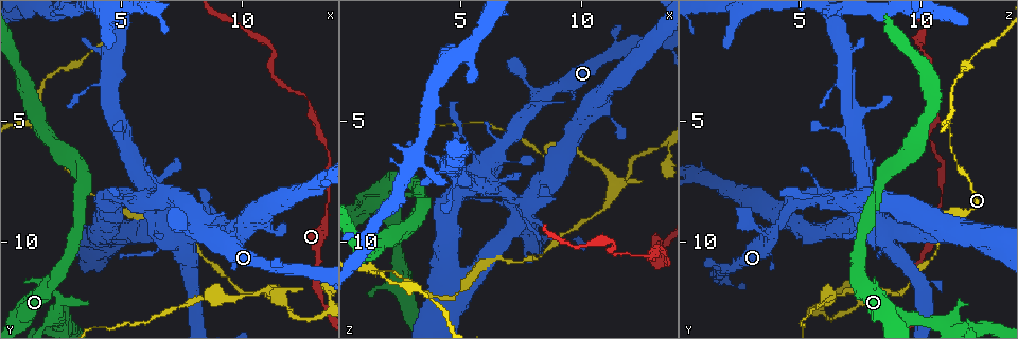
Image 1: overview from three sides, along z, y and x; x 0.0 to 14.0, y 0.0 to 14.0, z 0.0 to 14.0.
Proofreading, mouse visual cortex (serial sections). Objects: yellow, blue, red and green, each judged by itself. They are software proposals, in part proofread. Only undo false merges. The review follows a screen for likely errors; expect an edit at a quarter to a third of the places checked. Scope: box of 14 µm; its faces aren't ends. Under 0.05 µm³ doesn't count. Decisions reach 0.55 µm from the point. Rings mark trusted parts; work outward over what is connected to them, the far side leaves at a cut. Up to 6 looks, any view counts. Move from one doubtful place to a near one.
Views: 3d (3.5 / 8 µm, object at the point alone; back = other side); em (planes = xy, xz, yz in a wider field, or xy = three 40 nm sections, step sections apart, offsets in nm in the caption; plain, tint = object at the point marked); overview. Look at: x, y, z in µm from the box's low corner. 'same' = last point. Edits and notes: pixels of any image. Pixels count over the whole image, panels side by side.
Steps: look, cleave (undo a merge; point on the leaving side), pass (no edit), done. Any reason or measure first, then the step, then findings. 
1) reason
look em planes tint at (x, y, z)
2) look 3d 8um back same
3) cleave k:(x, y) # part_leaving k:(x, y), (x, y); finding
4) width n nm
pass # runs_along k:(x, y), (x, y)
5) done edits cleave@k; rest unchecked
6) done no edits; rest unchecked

thick turns thin
look 3d 3.5um back at (6.3, 8.4, 6.5)

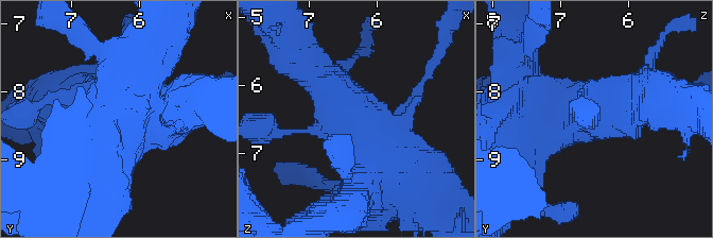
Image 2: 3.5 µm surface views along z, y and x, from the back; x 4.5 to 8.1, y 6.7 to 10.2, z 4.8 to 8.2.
shape alone is not enough
look em xy step 5 tint same

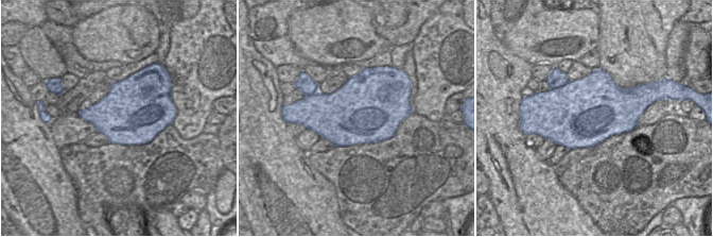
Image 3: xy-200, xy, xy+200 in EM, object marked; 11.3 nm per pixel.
another direction
look em xy step 1 tint same

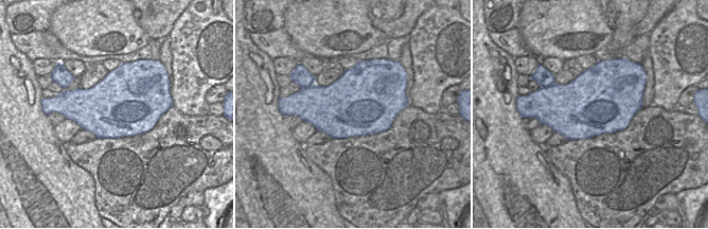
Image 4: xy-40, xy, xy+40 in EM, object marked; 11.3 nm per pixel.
cleave 2:(157, 62) # part_leaving 2:(131, 126), (108, 156), (72, 192); a second cell is stuck on

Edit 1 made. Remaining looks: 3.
look overview

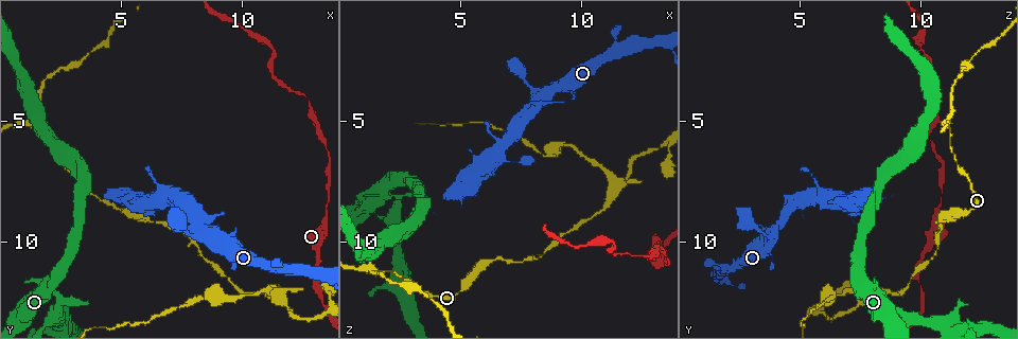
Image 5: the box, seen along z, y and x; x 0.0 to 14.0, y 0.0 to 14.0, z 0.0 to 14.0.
three-way junction
look 3d 3.5um back at (11.3, 12.1, 7.7)

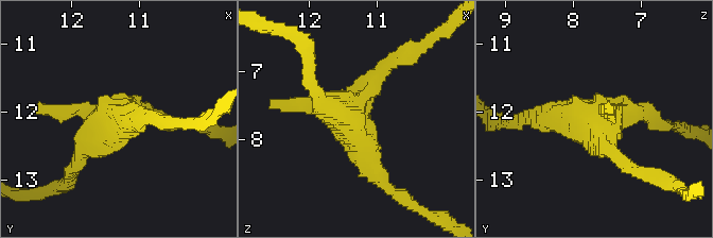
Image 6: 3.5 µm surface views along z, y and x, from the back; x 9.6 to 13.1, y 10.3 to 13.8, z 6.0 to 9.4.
shape alone is not enough
look em xy step 1 tint at (11.35, 12.05, 7.65)

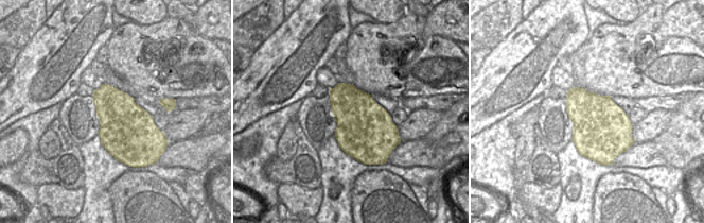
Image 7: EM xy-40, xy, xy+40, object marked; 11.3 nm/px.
width 650 nm
cleave 6:(47, 111) # two cells meet here

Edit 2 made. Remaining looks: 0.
done edits cleave@2, cleave@6; rest unchecked

